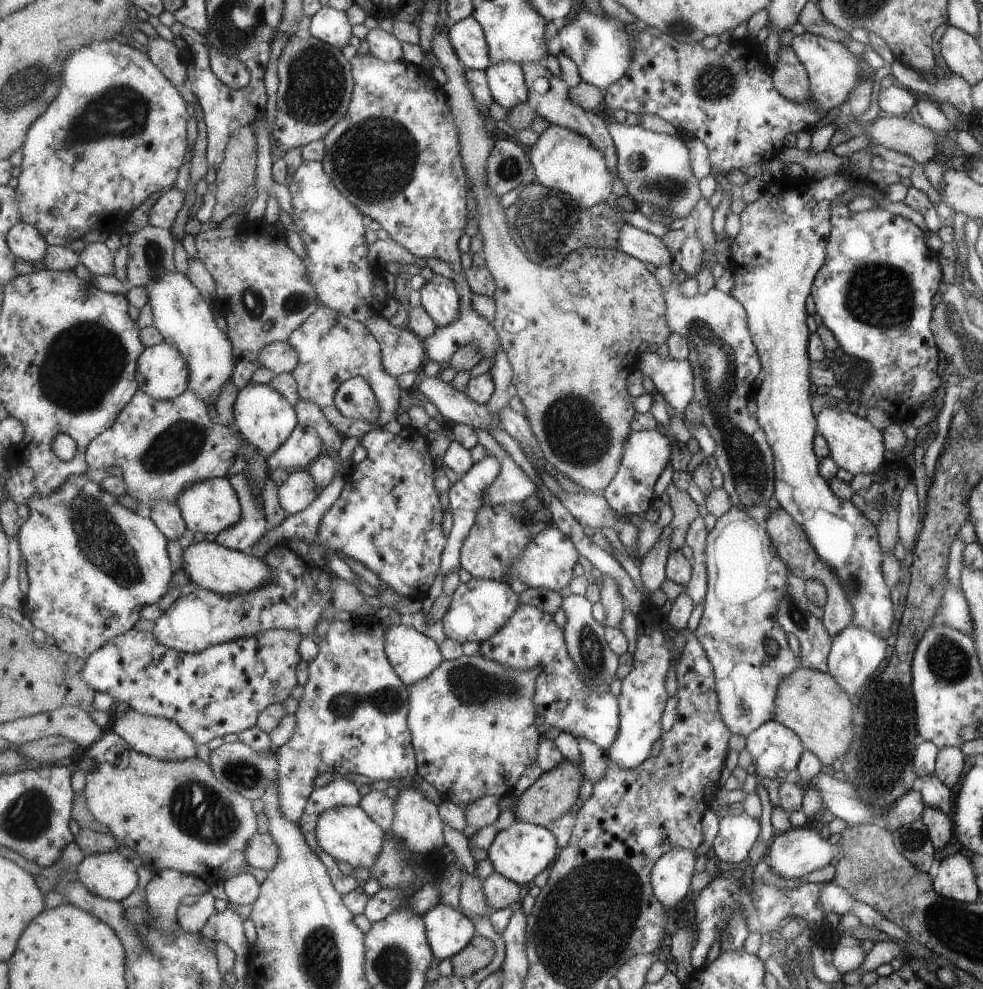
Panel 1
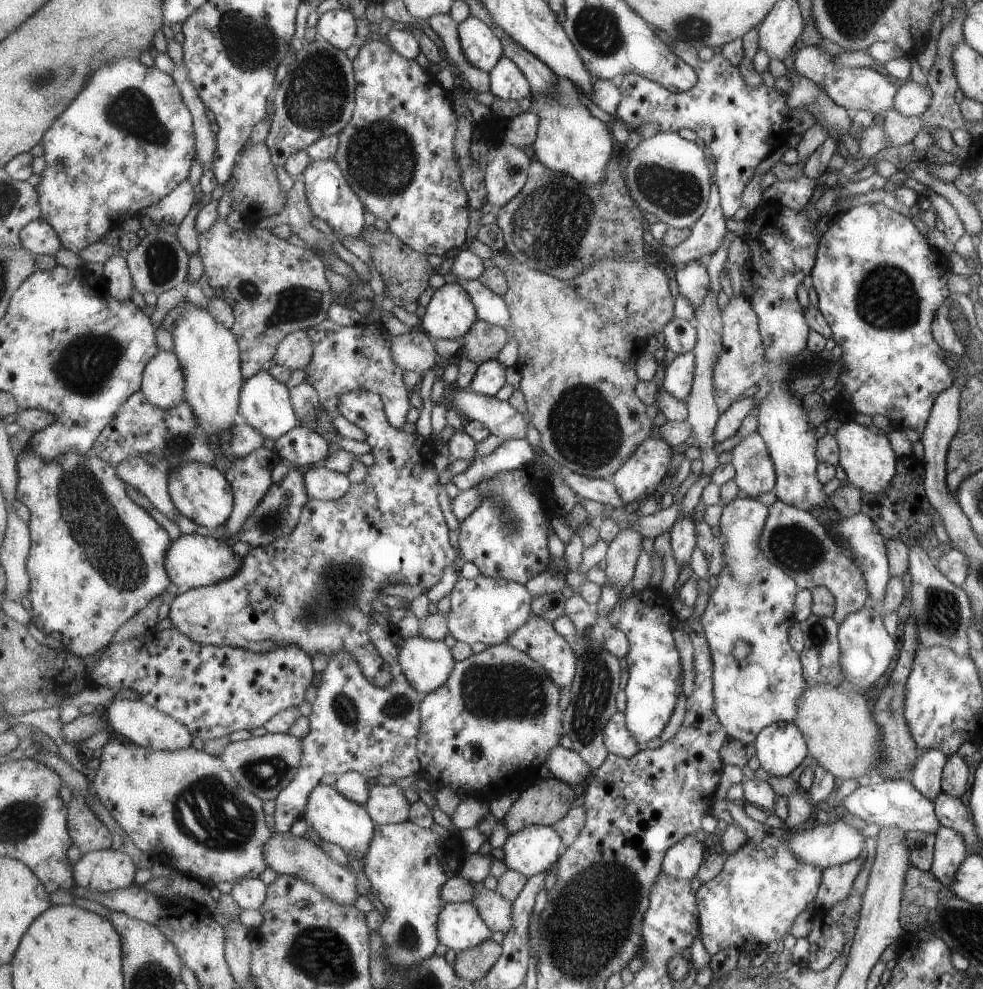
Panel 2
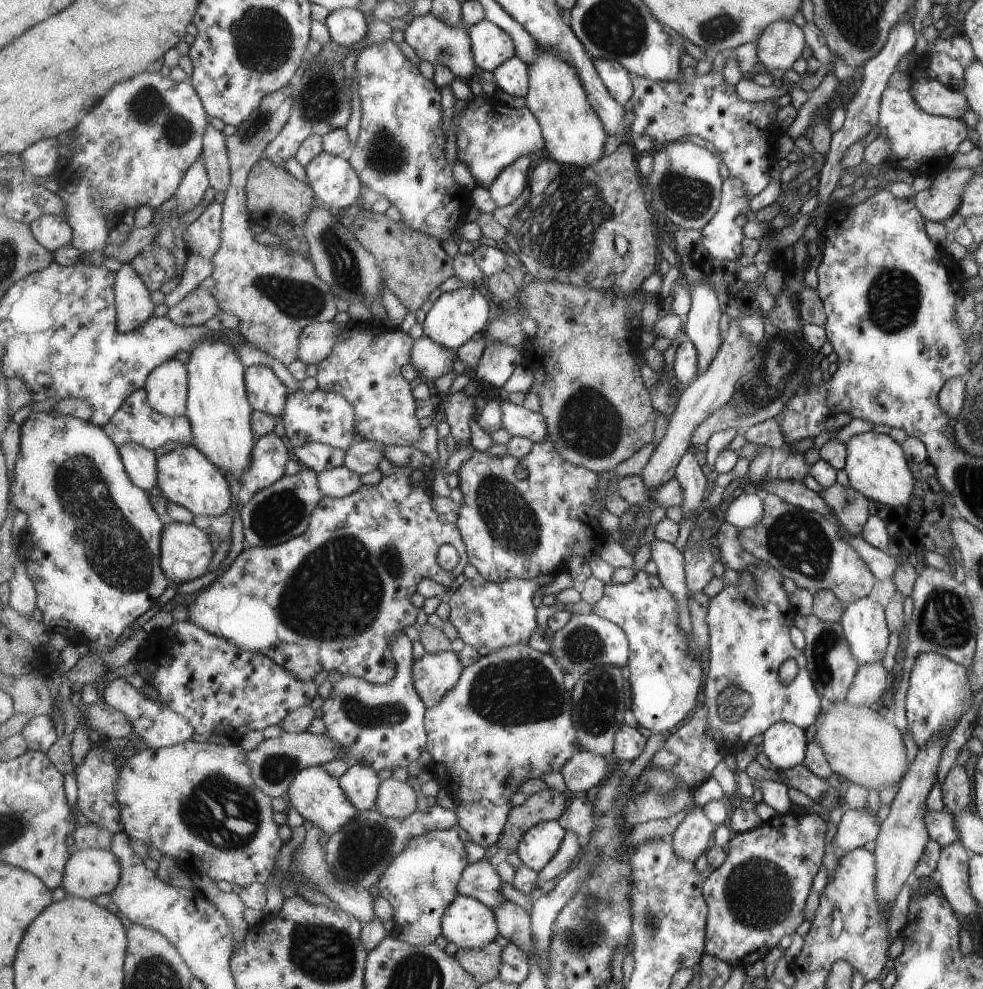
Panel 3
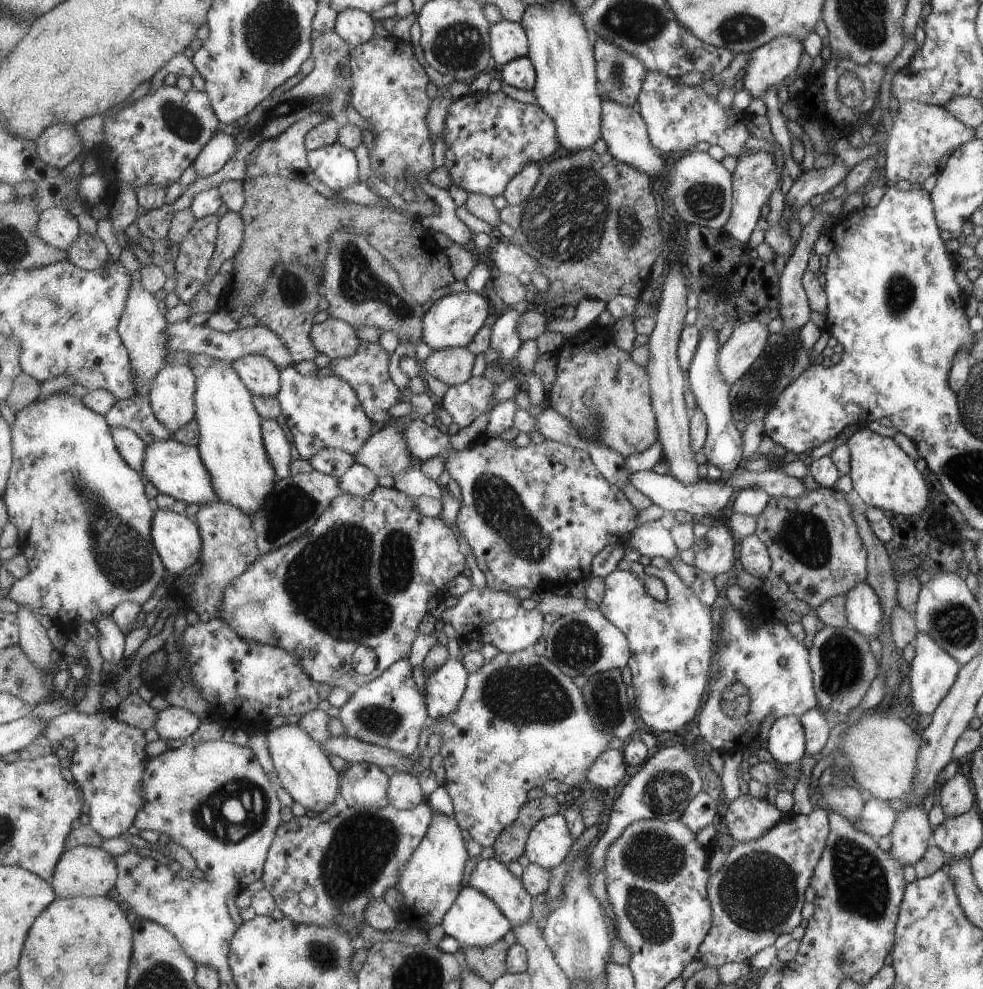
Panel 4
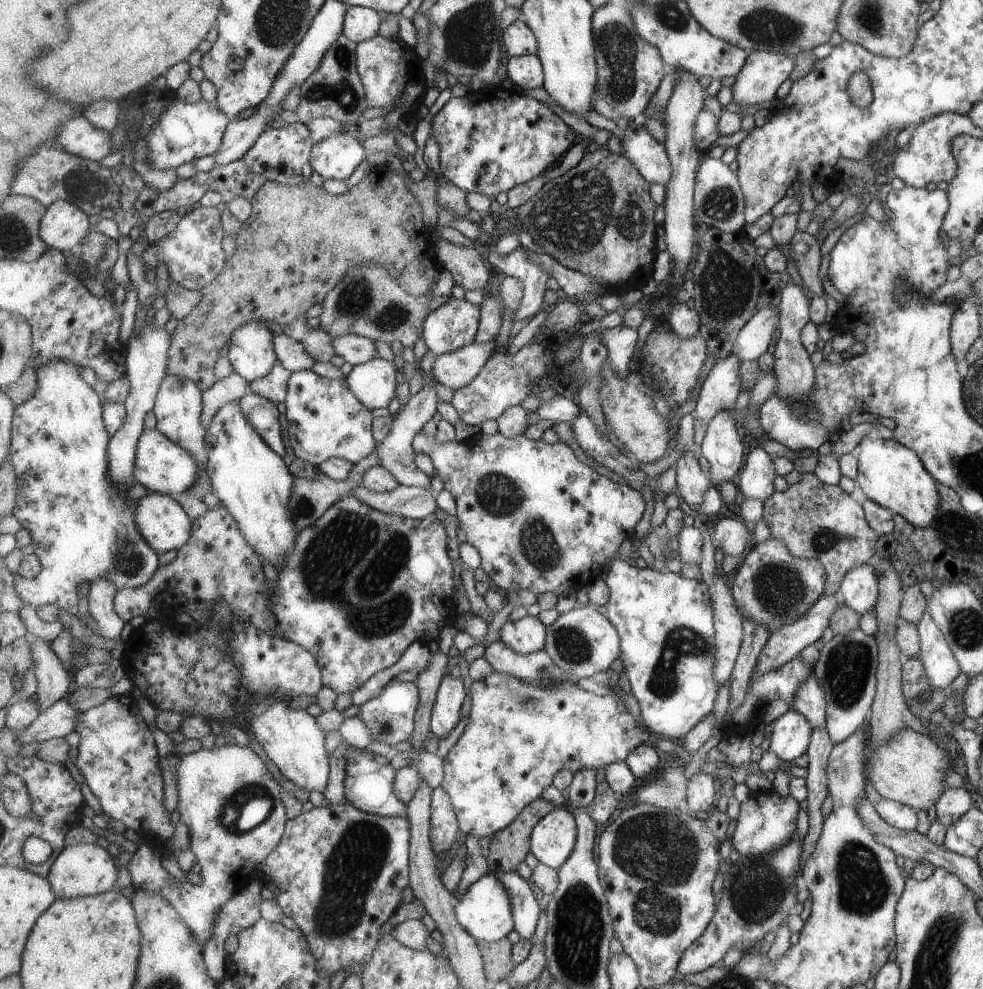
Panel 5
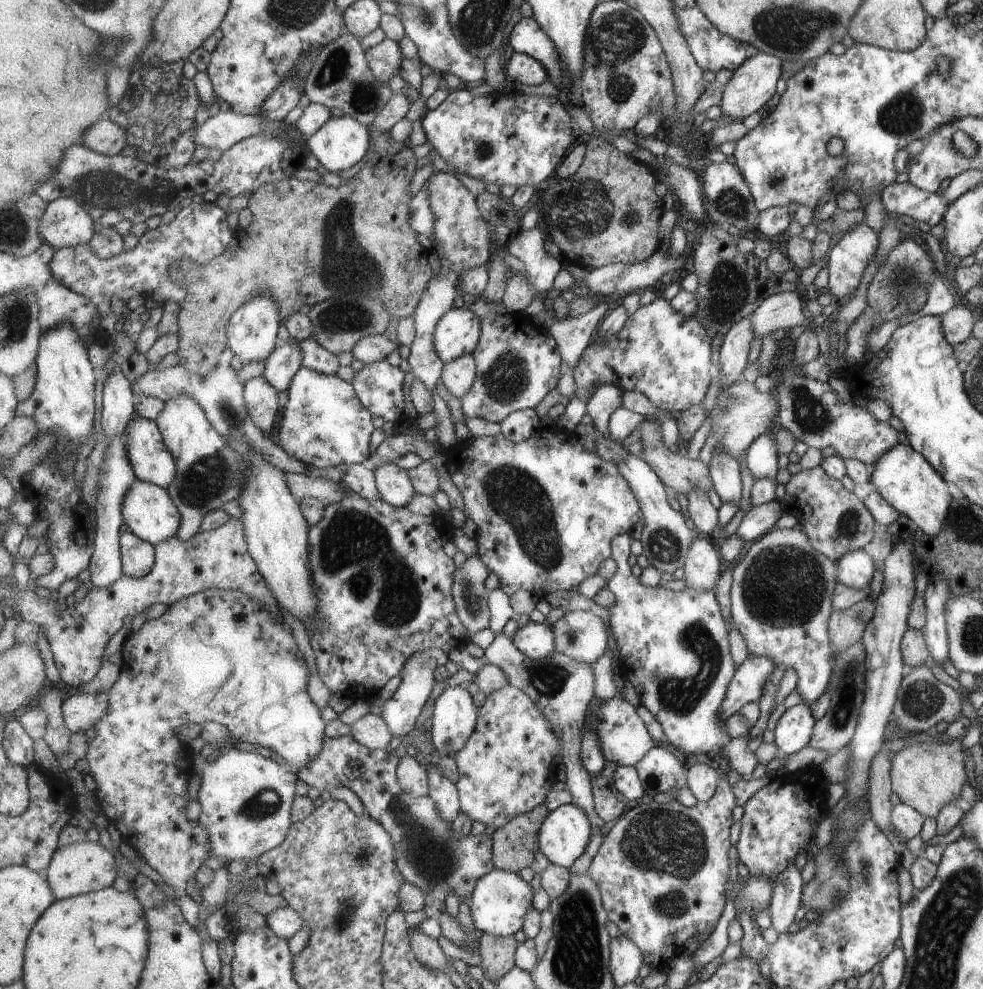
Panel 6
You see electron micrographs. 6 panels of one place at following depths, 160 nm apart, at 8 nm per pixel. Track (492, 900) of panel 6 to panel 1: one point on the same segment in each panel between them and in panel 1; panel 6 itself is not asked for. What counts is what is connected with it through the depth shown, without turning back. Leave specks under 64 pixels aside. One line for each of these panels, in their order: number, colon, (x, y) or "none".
1: (450, 930)
2: (461, 926)
3: (470, 924)
4: (476, 920)
5: (486, 910)

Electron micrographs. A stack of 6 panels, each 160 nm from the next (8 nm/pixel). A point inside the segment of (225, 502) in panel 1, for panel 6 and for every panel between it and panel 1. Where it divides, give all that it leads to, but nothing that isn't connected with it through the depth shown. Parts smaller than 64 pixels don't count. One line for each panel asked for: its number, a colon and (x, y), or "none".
2: (201, 492)
3: (187, 477)
4: (176, 469)
5: (162, 466)
6: (147, 451)

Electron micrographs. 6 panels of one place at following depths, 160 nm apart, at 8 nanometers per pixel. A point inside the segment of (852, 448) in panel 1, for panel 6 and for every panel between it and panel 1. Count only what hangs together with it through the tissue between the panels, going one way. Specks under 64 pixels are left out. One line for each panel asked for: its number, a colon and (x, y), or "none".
2: (864, 453)
3: (875, 466)
4: (884, 477)
5: (891, 475)
6: (903, 477)

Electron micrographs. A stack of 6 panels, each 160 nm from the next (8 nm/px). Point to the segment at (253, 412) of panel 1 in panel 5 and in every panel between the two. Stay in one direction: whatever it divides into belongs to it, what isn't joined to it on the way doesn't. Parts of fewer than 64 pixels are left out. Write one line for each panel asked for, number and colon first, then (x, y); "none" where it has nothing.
2: (266, 404)
3: (268, 393)
4: (260, 373)
5: (252, 353)

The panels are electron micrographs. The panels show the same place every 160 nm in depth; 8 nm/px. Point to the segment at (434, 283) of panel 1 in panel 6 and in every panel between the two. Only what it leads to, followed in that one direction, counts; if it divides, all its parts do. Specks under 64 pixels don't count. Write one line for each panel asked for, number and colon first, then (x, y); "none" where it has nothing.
2: (451, 312)
3: (456, 316)
4: (453, 320)
5: (455, 324)
6: (458, 333)

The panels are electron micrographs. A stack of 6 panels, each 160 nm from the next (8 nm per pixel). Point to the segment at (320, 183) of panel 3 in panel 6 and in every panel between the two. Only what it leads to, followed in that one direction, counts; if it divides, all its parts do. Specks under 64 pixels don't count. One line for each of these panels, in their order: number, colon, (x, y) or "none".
4: (337, 166)
5: (337, 157)
6: (342, 141)

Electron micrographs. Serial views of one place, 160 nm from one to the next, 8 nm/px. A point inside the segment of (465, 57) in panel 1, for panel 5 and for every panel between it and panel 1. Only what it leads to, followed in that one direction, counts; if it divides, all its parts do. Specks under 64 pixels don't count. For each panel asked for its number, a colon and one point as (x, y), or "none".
2: (484, 49)
3: (493, 46)
4: (510, 41)
5: (520, 39)

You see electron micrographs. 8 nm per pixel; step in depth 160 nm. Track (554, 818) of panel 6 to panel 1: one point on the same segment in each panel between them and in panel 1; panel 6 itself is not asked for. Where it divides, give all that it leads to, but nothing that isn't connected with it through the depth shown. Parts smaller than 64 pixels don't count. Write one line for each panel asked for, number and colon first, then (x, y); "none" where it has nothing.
1: (522, 851)
2: (536, 848)
3: (537, 849)
4: (550, 842)
5: (554, 839)

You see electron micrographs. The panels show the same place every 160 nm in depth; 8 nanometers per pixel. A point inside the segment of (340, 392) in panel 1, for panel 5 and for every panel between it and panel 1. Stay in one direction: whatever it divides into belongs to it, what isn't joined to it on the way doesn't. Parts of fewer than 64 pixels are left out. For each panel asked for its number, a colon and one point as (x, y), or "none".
2: (389, 529)
3: (335, 598)
4: (346, 598)
5: (361, 586)

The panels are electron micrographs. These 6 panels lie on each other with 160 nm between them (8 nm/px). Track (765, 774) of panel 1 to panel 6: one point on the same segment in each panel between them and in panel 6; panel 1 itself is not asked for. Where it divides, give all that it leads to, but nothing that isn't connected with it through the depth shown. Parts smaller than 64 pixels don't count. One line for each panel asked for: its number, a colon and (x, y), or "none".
2: (779, 748)
3: (783, 743)
4: (786, 740)
5: (791, 731)
6: (792, 731)

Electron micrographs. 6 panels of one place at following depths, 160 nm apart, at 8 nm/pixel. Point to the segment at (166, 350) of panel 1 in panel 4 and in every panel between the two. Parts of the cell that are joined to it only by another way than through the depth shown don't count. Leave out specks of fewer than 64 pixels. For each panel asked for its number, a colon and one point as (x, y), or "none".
2: (164, 384)
3: (168, 386)
4: (172, 396)

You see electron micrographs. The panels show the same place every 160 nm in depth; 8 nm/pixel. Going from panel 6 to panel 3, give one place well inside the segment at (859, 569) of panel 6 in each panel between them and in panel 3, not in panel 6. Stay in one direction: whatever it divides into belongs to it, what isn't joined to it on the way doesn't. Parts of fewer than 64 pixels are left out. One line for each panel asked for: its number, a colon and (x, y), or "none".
3: (863, 622)
4: (863, 614)
5: (859, 591)

